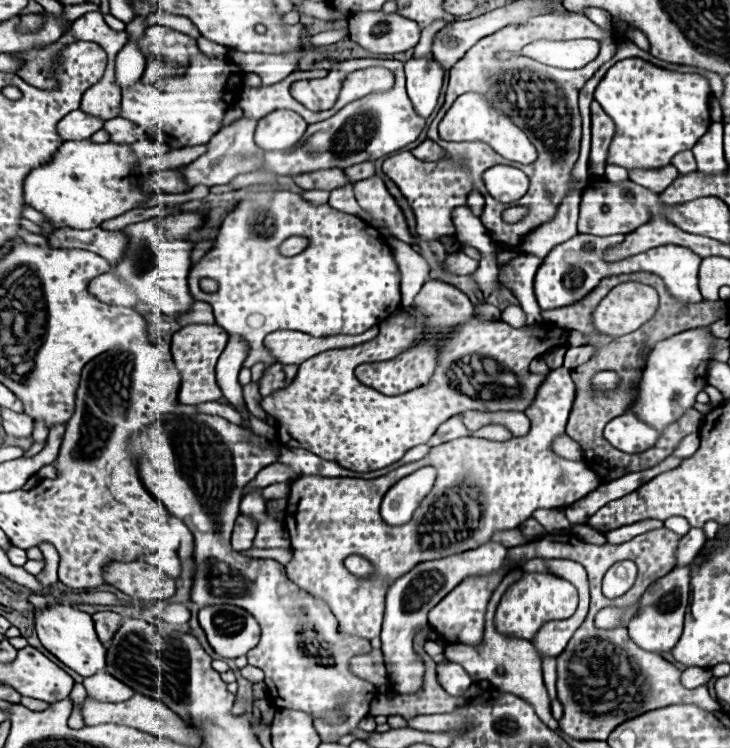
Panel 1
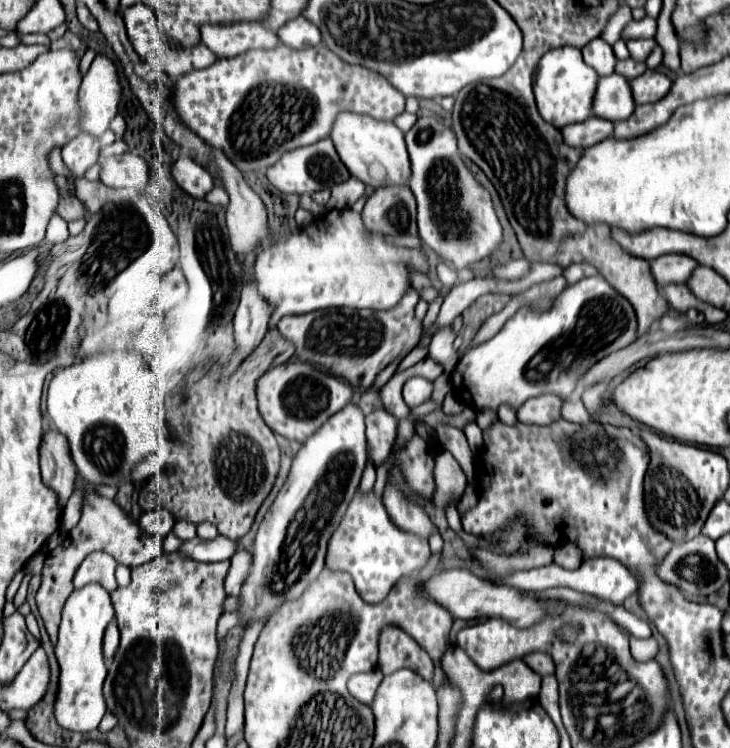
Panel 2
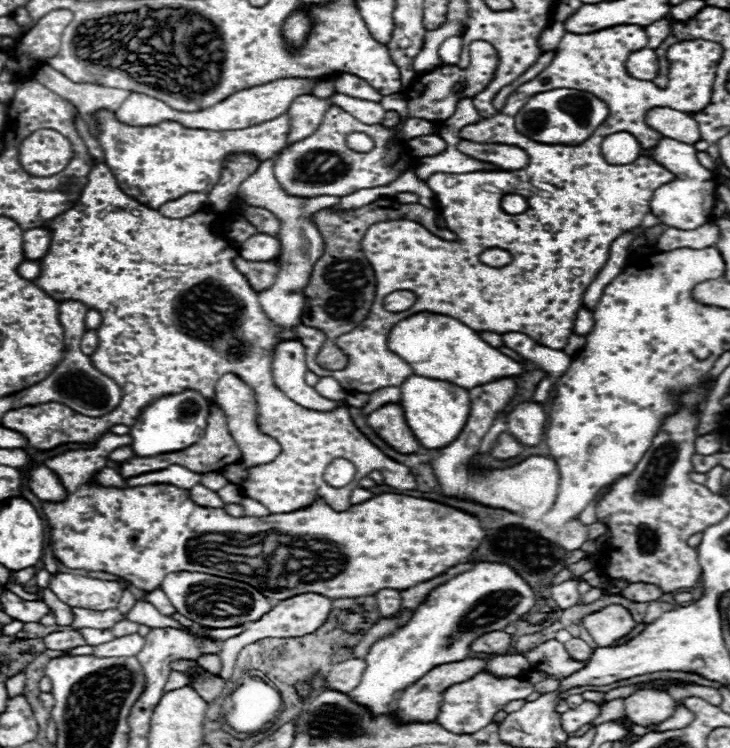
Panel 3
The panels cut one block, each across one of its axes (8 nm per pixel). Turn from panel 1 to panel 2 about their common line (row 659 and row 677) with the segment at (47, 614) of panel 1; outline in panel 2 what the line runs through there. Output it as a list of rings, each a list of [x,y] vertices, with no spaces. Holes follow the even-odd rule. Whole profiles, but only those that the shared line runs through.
[[[88,584],[80,590],[74,590],[66,600],[56,646],[60,676],[58,694],[54,702],[54,718],[66,730],[90,732],[98,728],[106,712],[106,702],[102,698],[102,684],[106,678],[106,666],[102,658],[102,636],[112,620],[114,608],[110,602],[110,594],[100,584]]]

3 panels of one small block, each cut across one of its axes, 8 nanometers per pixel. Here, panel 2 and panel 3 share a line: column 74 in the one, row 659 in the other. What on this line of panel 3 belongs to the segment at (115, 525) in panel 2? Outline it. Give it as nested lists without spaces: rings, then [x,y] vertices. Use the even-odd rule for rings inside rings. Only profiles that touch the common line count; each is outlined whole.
[[[548,640],[532,650],[528,650],[526,660],[530,662],[530,666],[534,666],[537,671],[542,668],[548,668],[548,674],[554,674],[558,680],[564,676],[574,674],[576,670],[580,670],[582,666],[586,666],[586,662],[576,662],[568,656],[568,652],[564,650],[564,644],[560,644],[558,640]]]

